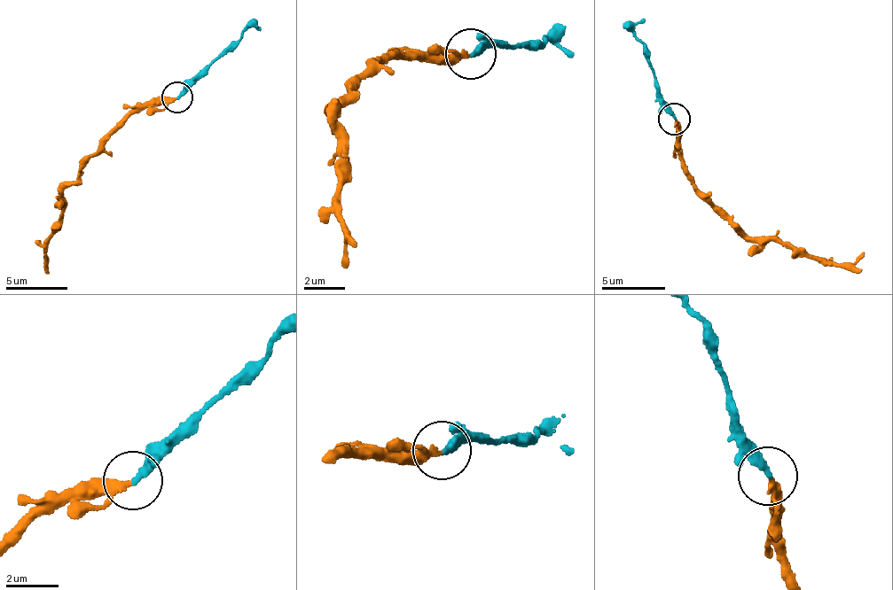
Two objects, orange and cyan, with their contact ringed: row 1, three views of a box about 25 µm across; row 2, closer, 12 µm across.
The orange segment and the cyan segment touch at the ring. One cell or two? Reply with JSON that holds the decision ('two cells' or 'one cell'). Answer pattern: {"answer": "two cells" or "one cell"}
{"answer": "one cell"}

